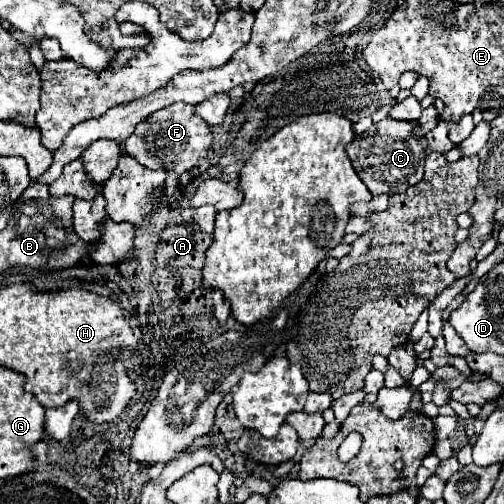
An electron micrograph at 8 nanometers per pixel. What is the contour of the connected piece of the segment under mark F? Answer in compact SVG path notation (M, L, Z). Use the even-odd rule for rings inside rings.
M173 103L163 111L155 111L135 127L131 137L125 139L125 151L147 169L165 169L177 175L189 173L199 165L201 159L207 157L207 151L213 143L211 127L197 117L193 109L195 107L187 103Z

